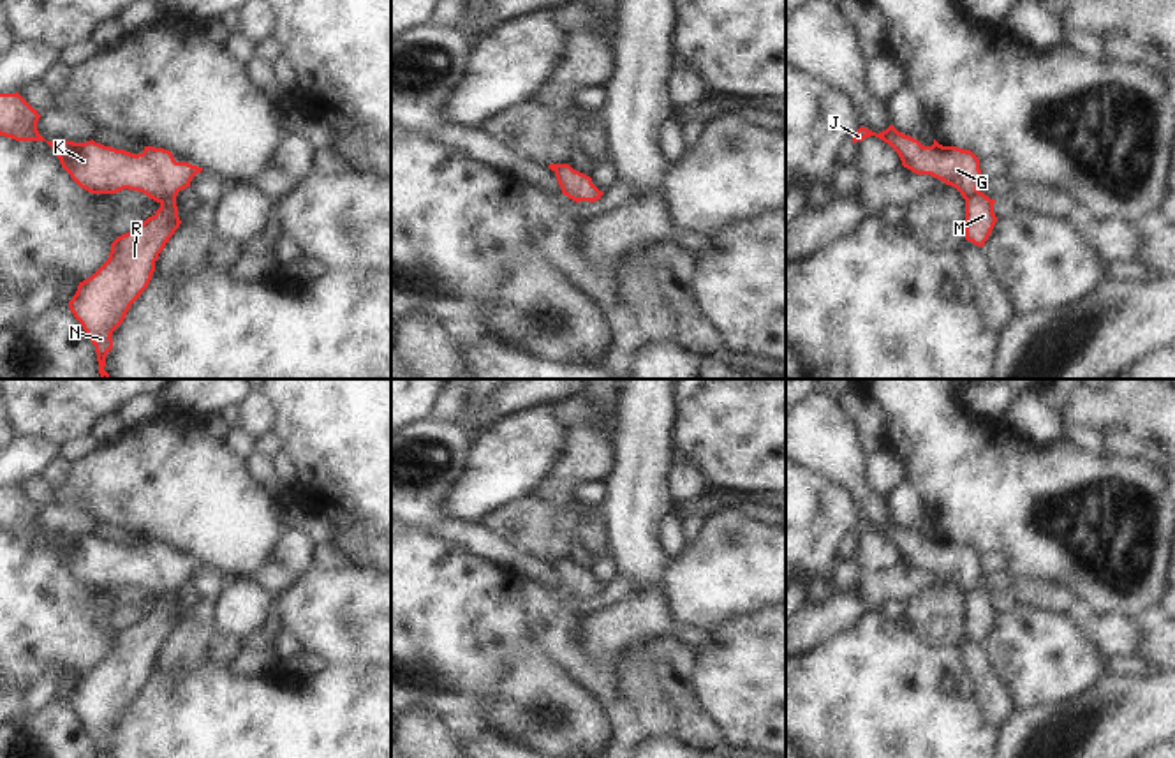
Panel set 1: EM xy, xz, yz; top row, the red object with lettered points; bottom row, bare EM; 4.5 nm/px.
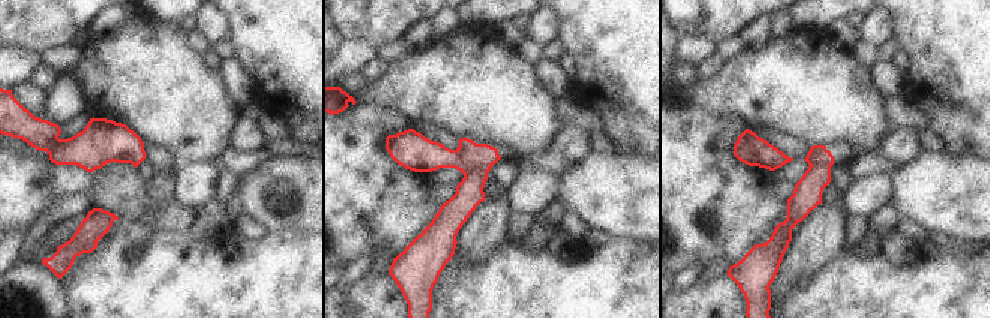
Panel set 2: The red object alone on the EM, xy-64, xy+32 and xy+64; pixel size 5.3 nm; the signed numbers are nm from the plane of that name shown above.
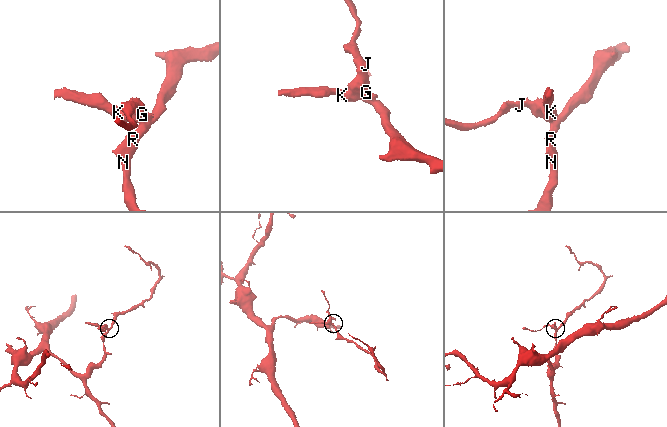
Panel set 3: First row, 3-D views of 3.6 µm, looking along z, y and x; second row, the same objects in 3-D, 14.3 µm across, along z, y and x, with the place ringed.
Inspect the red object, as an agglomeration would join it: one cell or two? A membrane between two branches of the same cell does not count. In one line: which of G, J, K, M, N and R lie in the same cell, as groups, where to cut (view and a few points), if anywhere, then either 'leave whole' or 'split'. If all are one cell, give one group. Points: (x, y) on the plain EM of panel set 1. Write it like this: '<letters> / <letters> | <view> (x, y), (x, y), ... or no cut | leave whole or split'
G J K / M N R | xy (175, 591), (159, 596) | split

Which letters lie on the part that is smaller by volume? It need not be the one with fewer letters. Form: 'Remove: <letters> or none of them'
Remove: G, J, K

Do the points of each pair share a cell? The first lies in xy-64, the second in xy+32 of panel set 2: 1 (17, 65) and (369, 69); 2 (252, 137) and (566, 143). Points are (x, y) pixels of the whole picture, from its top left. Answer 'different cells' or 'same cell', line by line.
1: different cells
2: same cell

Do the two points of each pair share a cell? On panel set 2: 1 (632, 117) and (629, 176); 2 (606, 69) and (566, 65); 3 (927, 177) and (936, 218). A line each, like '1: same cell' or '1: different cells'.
1: different cells
2: different cells
3: same cell

